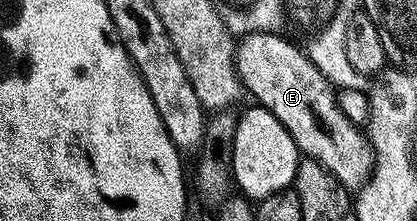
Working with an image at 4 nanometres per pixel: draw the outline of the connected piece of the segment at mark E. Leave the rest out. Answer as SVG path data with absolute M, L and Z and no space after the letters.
M262 31L241 37L234 54L241 85L256 98L257 105L270 110L286 126L301 155L330 170L345 188L363 187L375 164L371 144L341 110L333 83L316 68L302 48L281 36Z

